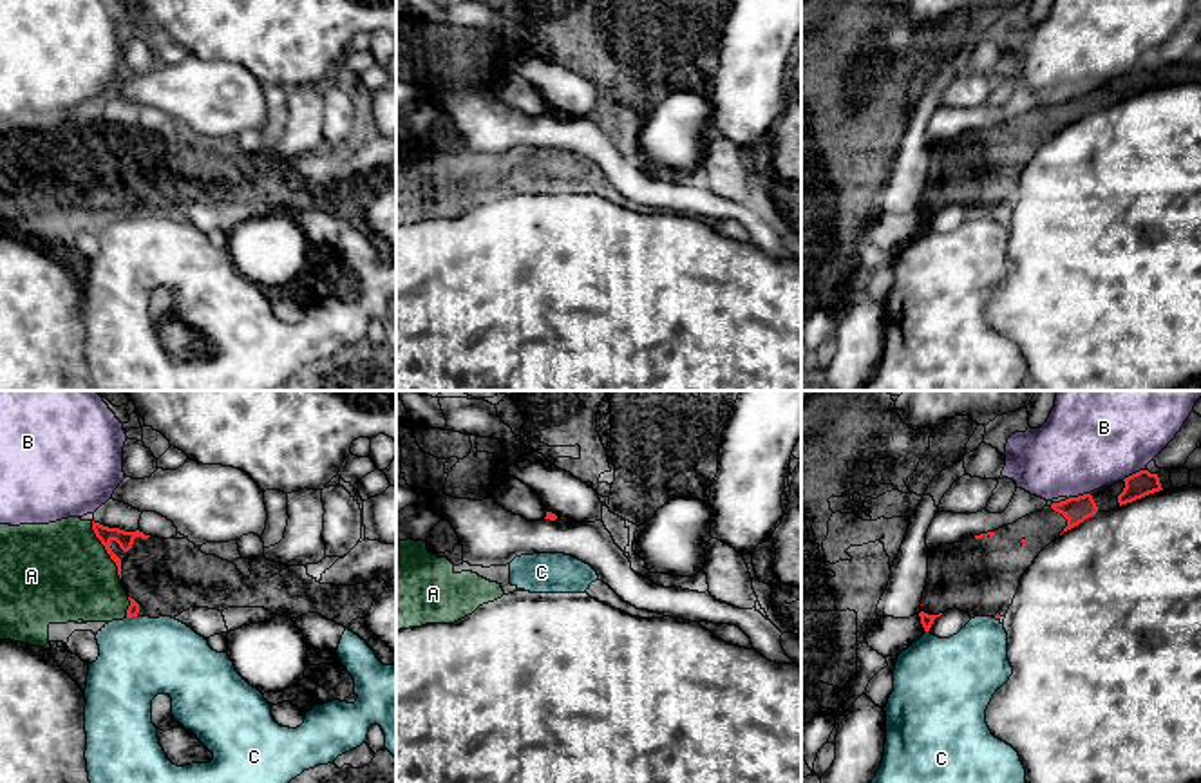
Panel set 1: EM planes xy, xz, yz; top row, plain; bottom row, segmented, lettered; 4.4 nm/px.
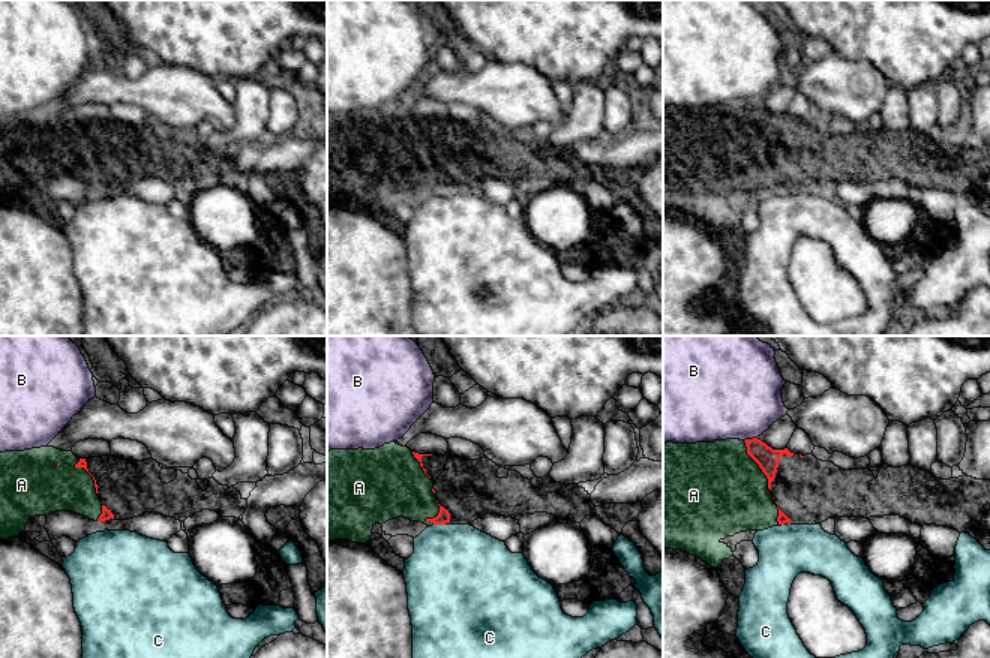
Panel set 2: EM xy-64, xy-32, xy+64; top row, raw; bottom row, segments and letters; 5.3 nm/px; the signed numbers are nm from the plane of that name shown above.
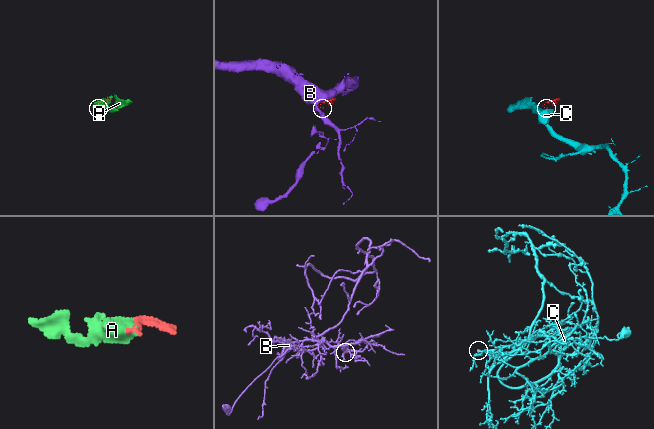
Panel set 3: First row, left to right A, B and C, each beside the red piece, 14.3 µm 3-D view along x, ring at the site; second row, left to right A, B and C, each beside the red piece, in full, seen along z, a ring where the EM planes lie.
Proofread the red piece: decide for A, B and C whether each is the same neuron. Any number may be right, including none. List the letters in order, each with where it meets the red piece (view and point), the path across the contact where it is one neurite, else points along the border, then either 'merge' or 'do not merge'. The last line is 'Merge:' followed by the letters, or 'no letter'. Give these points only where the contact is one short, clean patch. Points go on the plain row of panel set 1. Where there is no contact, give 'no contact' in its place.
A: xy (105, 143) | merge
B: yz (1078, 91) | do not merge
C: xy (132, 210) | along xy (138, 210), (127, 214) | do not merge
Merge: A

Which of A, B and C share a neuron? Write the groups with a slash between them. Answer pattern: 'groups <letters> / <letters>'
groups A / B / C

